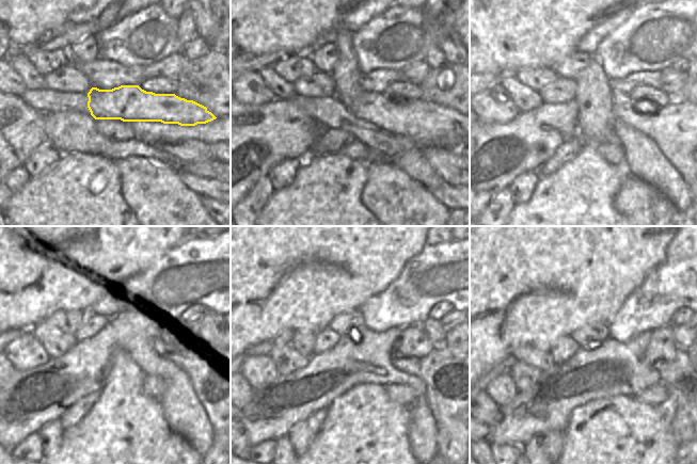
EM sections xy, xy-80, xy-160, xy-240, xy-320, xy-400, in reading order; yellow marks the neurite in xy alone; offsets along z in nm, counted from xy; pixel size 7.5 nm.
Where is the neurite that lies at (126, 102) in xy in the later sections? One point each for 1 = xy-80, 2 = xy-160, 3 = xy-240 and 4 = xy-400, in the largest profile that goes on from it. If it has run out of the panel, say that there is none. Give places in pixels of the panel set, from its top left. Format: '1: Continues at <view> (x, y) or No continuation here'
1: Continues at xy-80 (418, 120)
2: Continues at xy-160 (668, 125)
3: Continues at xy-240 (189, 361)
4: Continues at xy-400 (658, 366)

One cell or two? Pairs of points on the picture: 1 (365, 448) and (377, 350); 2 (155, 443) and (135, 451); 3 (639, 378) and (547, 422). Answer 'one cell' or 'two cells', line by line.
1: two cells
2: one cell
3: one cell

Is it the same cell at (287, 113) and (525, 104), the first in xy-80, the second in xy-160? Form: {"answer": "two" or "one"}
{"answer": "two"}

